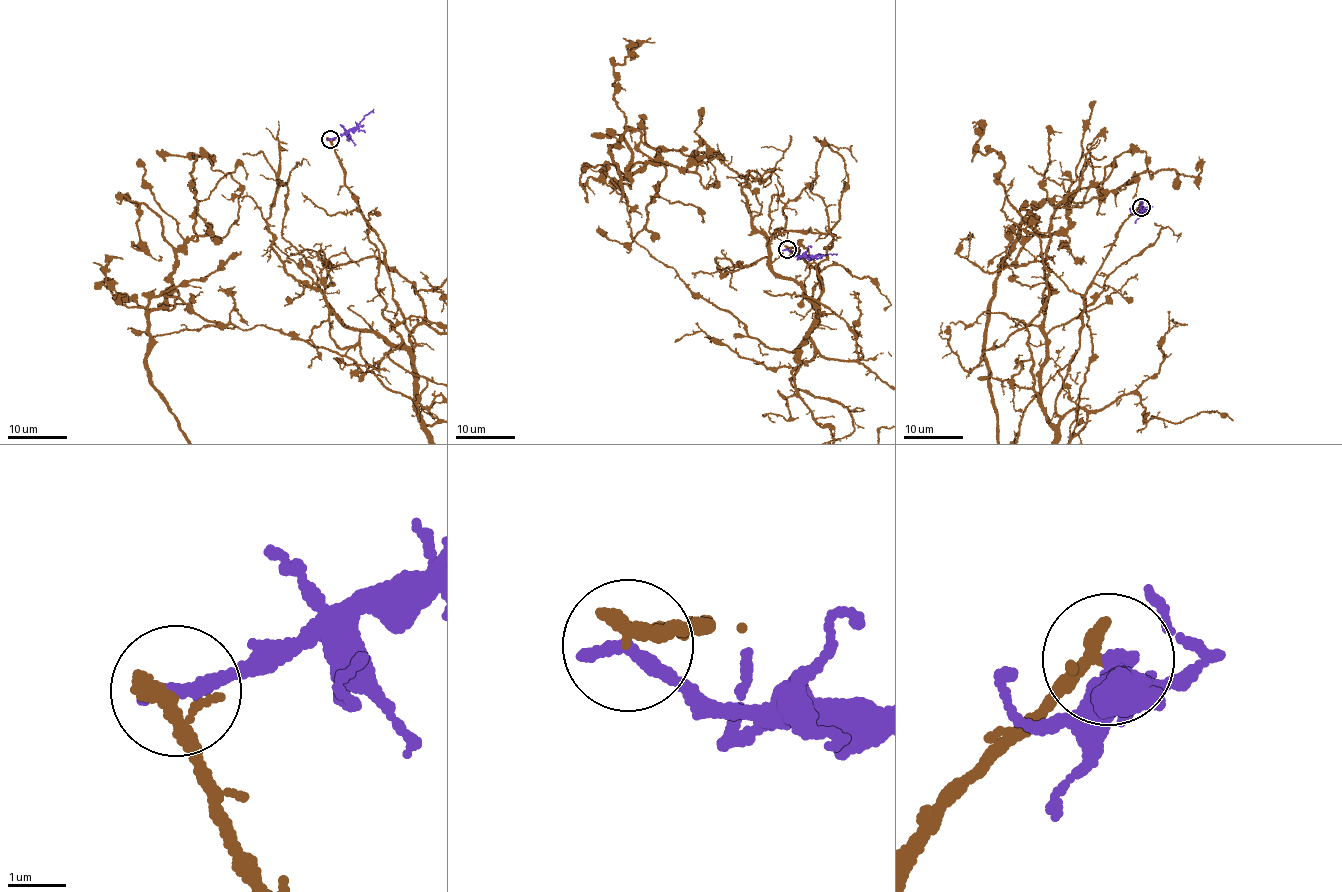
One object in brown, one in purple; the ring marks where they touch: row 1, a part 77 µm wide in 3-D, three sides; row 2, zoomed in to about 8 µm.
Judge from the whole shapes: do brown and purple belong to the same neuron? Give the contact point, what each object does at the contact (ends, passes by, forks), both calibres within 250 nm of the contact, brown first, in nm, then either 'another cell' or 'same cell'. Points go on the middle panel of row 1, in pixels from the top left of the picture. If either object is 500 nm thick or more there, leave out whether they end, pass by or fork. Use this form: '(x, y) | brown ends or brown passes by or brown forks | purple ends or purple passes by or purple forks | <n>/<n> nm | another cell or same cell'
(787, 249) | brown passes by | purple ends | 240/280 nm | another cell

